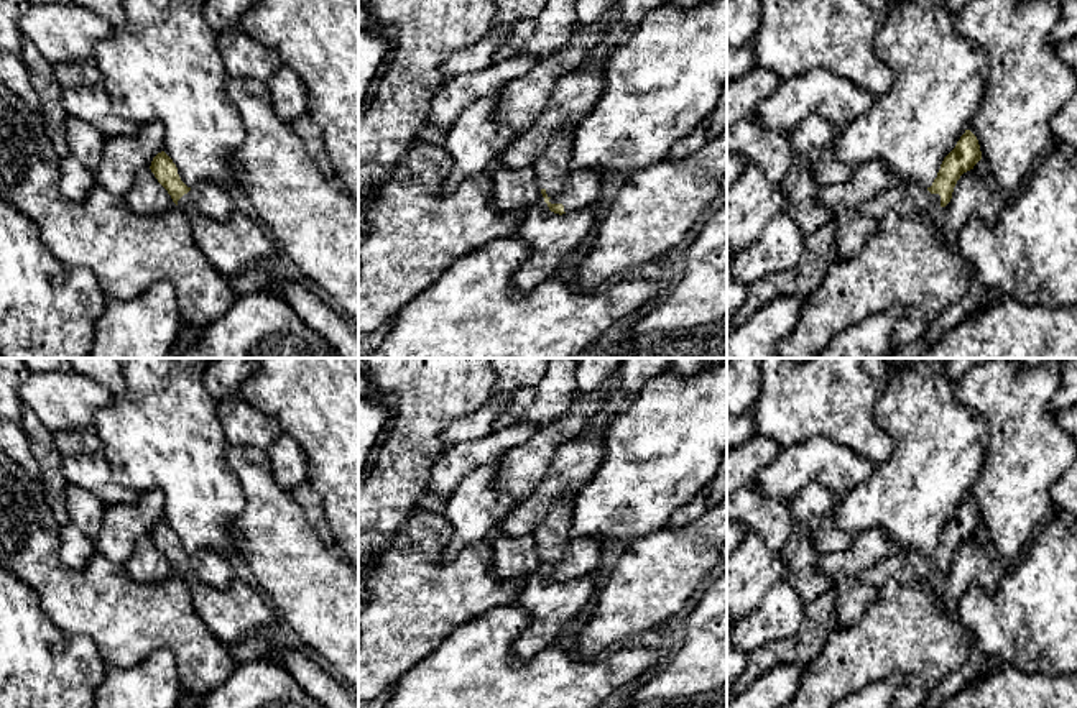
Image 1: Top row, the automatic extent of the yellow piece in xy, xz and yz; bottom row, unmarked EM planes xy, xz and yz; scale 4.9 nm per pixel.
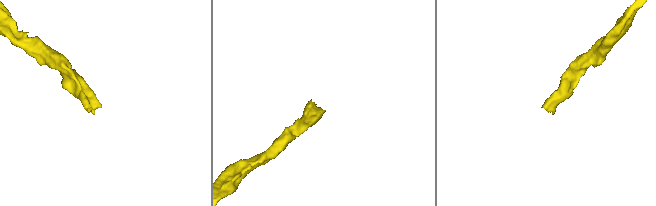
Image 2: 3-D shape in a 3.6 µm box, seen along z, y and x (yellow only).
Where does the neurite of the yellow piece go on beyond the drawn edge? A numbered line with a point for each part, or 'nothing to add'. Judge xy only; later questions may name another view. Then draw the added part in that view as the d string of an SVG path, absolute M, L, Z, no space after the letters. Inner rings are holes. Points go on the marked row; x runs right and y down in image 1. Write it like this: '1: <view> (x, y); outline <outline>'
1: xy (209, 199); outline M201 182L178 200L187 212L202 214L209 218L227 220L235 205L225 187L214 182Z

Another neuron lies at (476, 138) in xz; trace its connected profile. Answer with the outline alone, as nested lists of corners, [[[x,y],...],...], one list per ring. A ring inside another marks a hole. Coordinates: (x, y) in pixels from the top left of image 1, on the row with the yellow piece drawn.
[[[490,95],[467,107],[447,130],[444,148],[452,154],[454,166],[442,186],[446,194],[487,171],[516,138],[510,126],[492,117],[497,100],[497,95]]]

